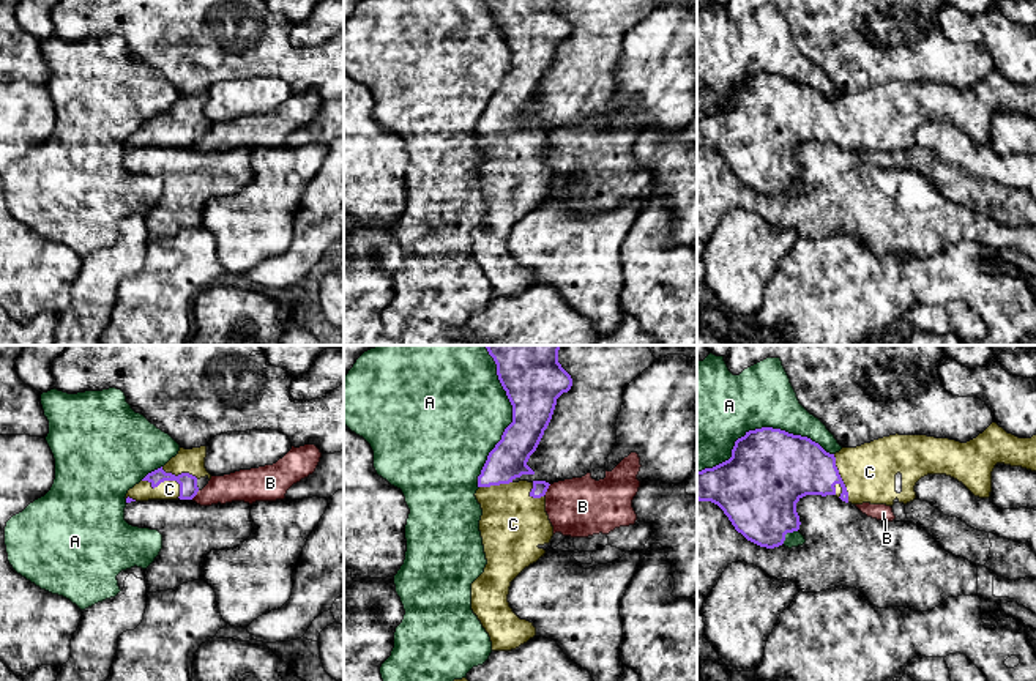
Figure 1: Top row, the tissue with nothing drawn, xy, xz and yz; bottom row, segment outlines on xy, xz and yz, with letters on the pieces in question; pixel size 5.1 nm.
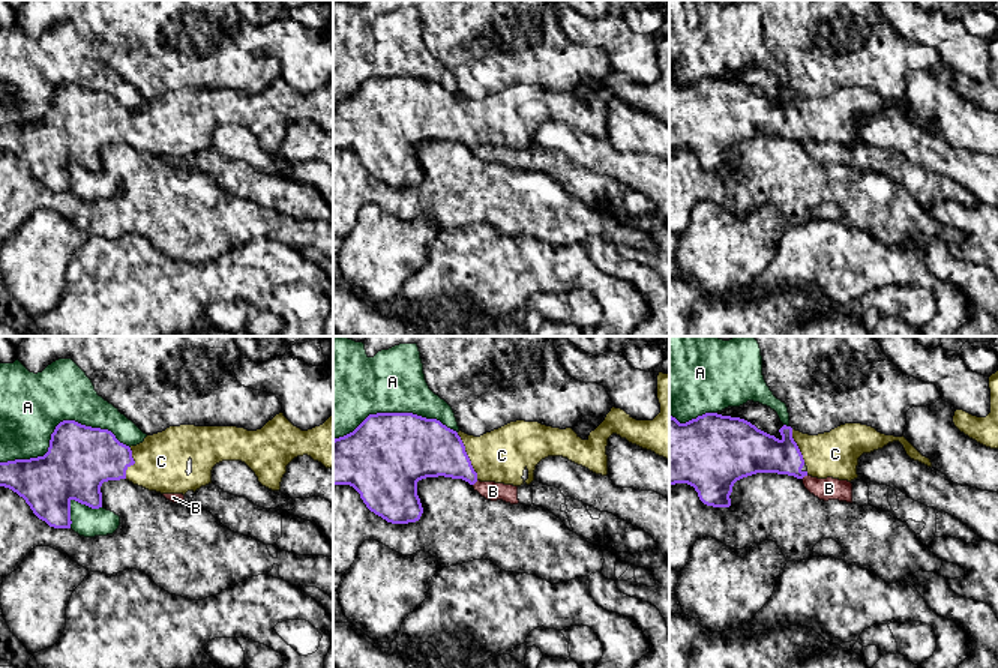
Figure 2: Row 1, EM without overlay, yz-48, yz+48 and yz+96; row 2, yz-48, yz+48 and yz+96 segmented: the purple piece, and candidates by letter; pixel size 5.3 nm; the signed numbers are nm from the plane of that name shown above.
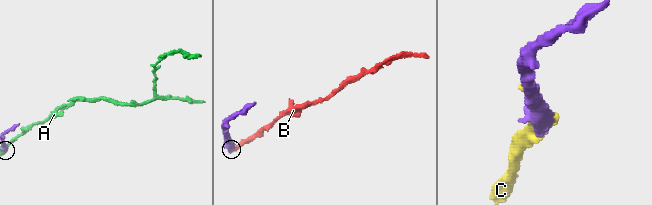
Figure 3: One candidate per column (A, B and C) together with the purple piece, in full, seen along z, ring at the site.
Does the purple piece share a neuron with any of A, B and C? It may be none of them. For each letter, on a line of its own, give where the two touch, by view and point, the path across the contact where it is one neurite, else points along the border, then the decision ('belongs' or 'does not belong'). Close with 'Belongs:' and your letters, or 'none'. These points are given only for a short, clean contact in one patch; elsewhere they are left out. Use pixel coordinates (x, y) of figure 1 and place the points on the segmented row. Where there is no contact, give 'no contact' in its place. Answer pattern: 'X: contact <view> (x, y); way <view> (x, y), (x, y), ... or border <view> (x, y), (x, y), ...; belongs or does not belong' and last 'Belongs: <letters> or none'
A: contact yz (762, 427); does not belong
B: contact xz (546, 491); border xz (551, 484), (543, 495); does not belong
C: contact yz (841, 478); way yz (793, 467), (834, 473), (841, 478), (869, 472); belongs
Belongs: C

